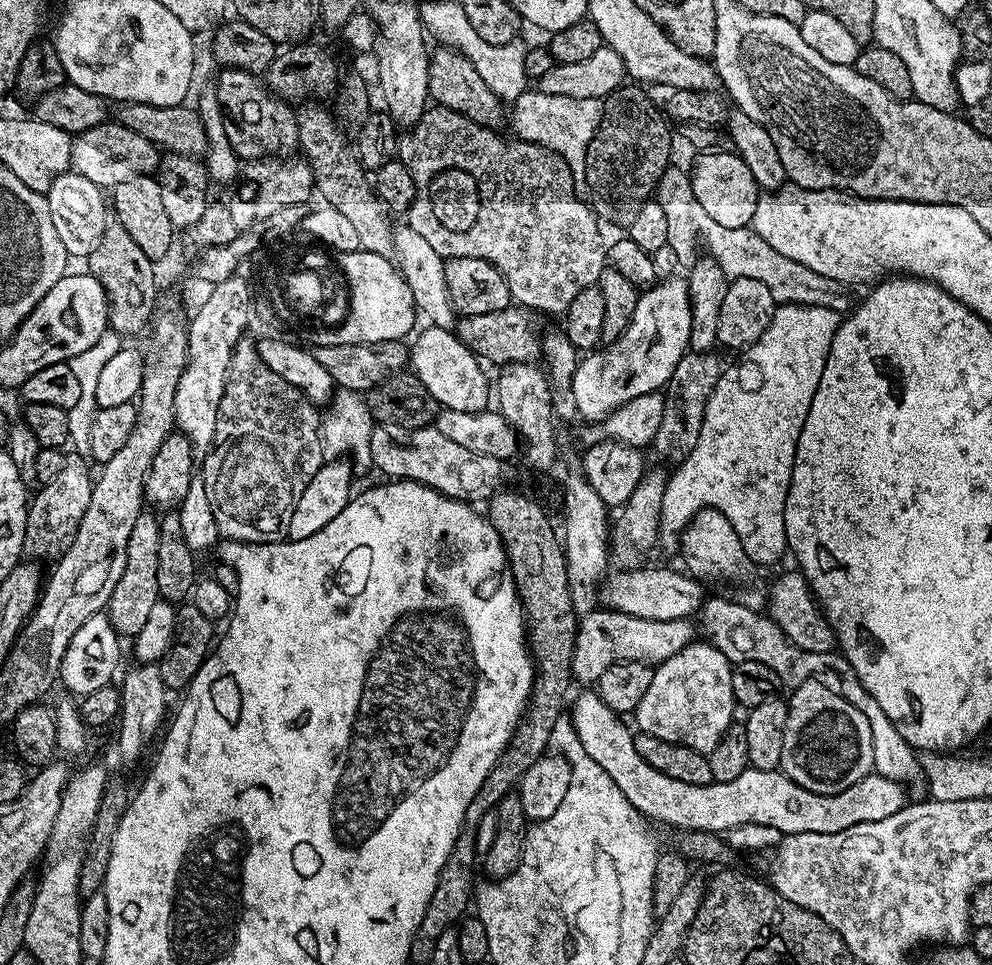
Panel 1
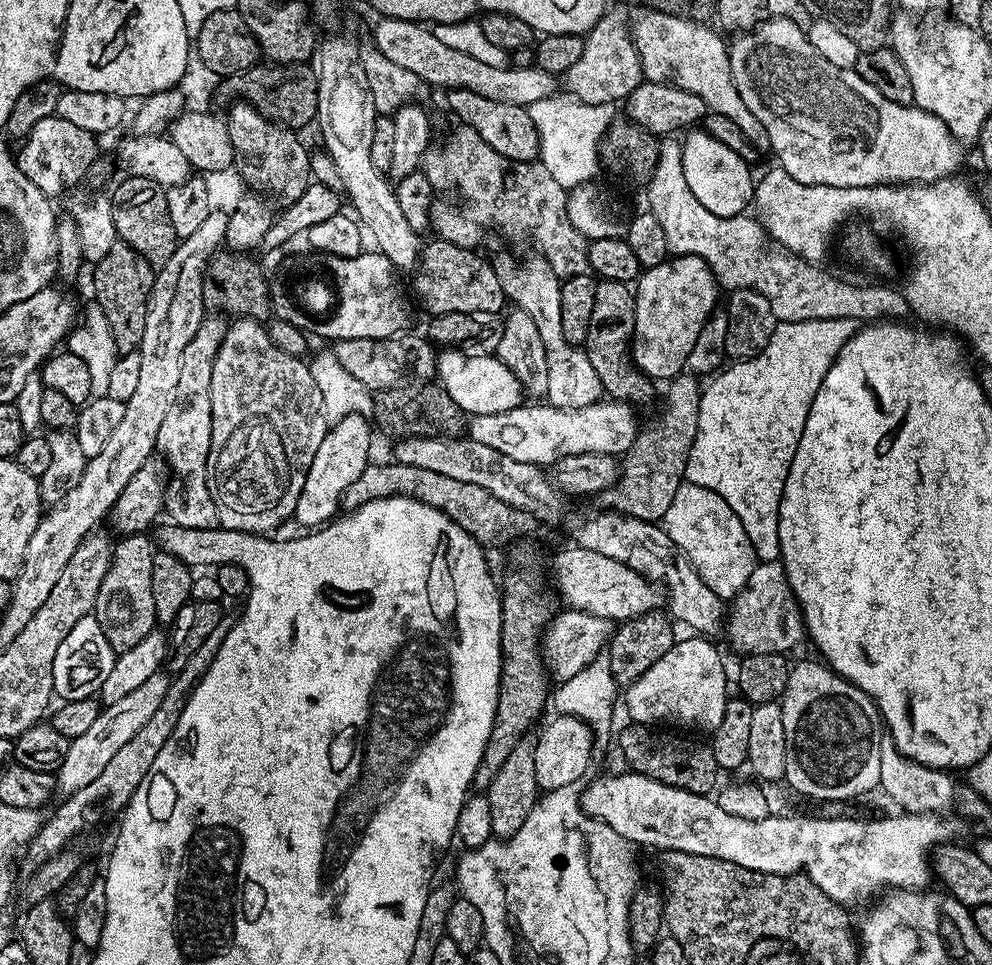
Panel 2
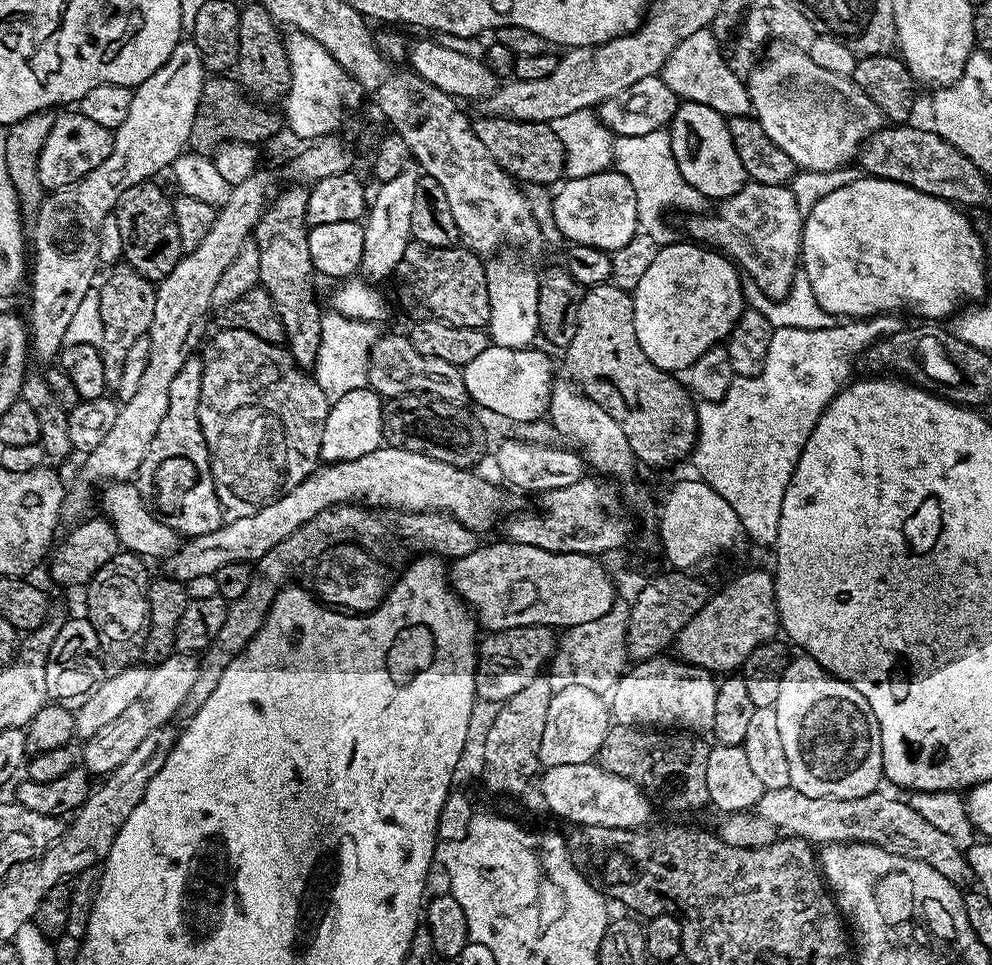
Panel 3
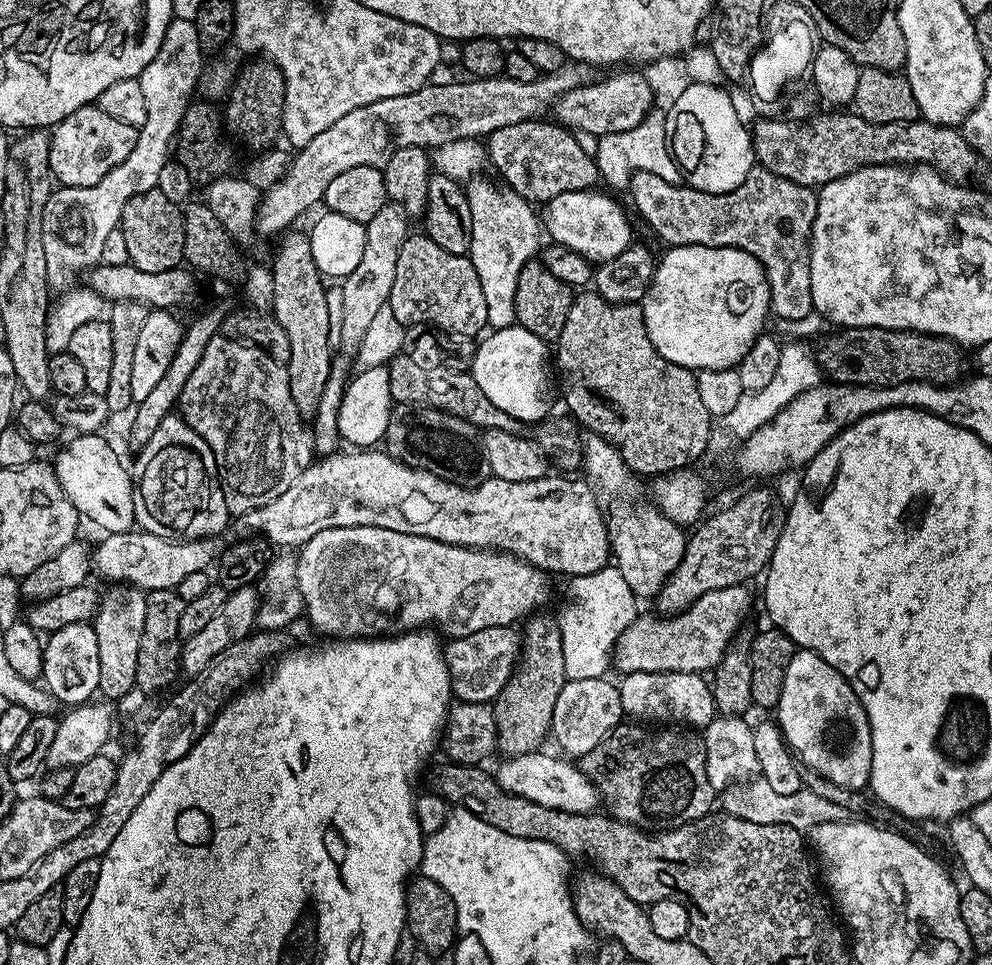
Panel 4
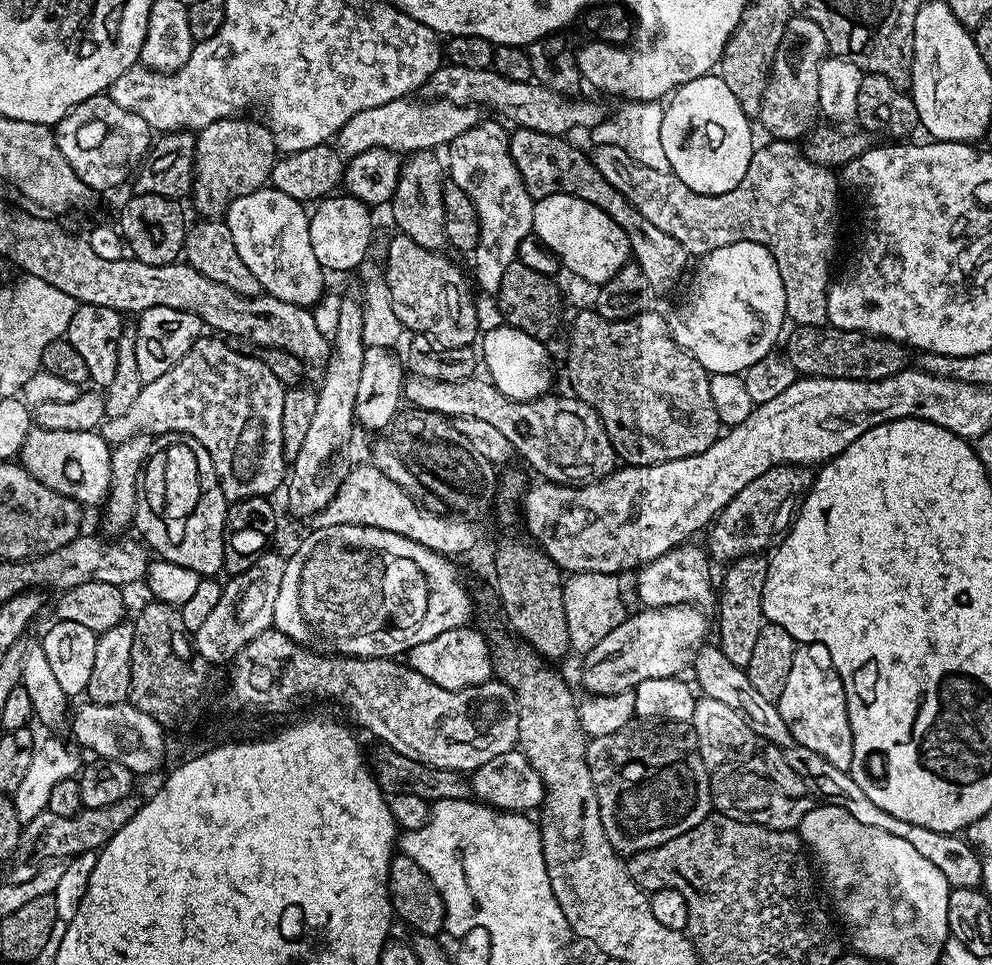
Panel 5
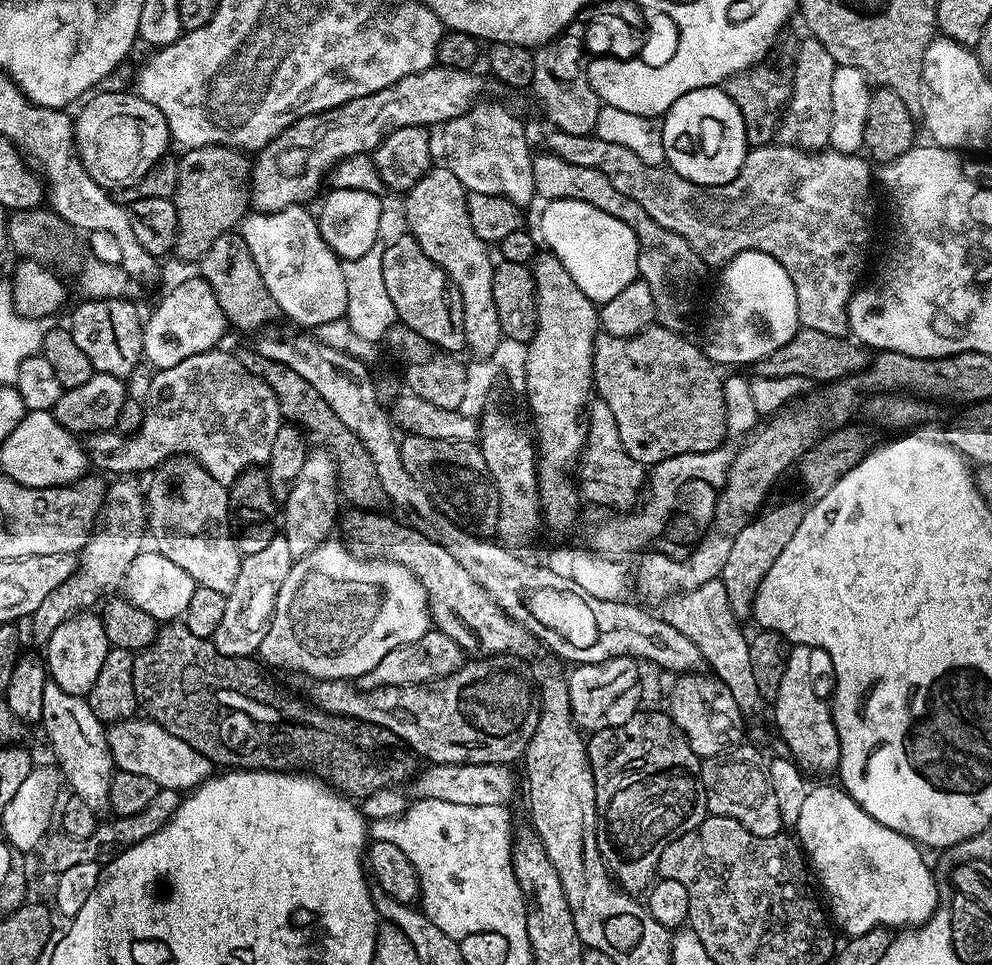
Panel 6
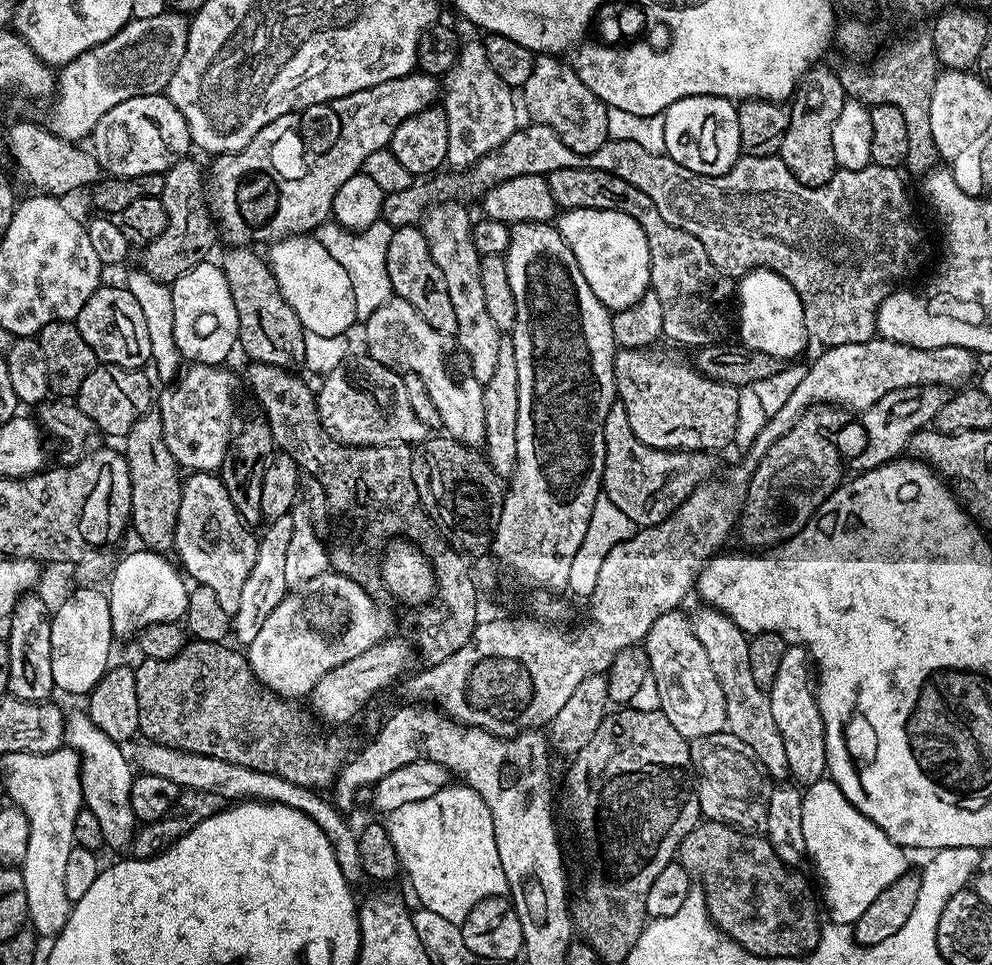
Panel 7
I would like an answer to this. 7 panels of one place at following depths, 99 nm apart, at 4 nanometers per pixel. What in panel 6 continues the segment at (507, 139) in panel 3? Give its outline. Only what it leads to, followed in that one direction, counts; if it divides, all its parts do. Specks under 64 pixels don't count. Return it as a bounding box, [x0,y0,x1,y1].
[532,150,706,333]

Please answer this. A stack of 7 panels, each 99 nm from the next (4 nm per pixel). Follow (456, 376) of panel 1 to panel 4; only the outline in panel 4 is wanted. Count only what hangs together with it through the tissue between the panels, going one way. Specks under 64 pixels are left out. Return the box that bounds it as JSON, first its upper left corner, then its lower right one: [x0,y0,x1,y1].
[470,324,554,424]

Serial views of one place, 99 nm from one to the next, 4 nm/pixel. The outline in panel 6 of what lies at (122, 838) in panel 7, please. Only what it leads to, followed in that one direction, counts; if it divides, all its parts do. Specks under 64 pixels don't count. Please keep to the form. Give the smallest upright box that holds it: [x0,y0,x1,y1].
[39,683,114,813]

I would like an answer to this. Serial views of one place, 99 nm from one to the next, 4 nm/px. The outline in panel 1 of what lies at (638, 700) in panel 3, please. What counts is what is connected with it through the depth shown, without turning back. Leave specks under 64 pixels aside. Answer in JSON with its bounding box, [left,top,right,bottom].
[634,642,738,754]

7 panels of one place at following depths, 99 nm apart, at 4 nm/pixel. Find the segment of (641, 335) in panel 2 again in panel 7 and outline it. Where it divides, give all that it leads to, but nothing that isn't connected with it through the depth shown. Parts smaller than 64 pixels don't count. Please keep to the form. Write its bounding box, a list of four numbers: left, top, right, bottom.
[734,268,809,362]

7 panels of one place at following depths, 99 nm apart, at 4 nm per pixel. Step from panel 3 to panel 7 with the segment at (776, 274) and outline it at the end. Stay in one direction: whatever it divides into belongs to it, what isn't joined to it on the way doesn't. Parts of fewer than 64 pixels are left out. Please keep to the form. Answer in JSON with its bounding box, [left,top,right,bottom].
[474,122,920,348]

